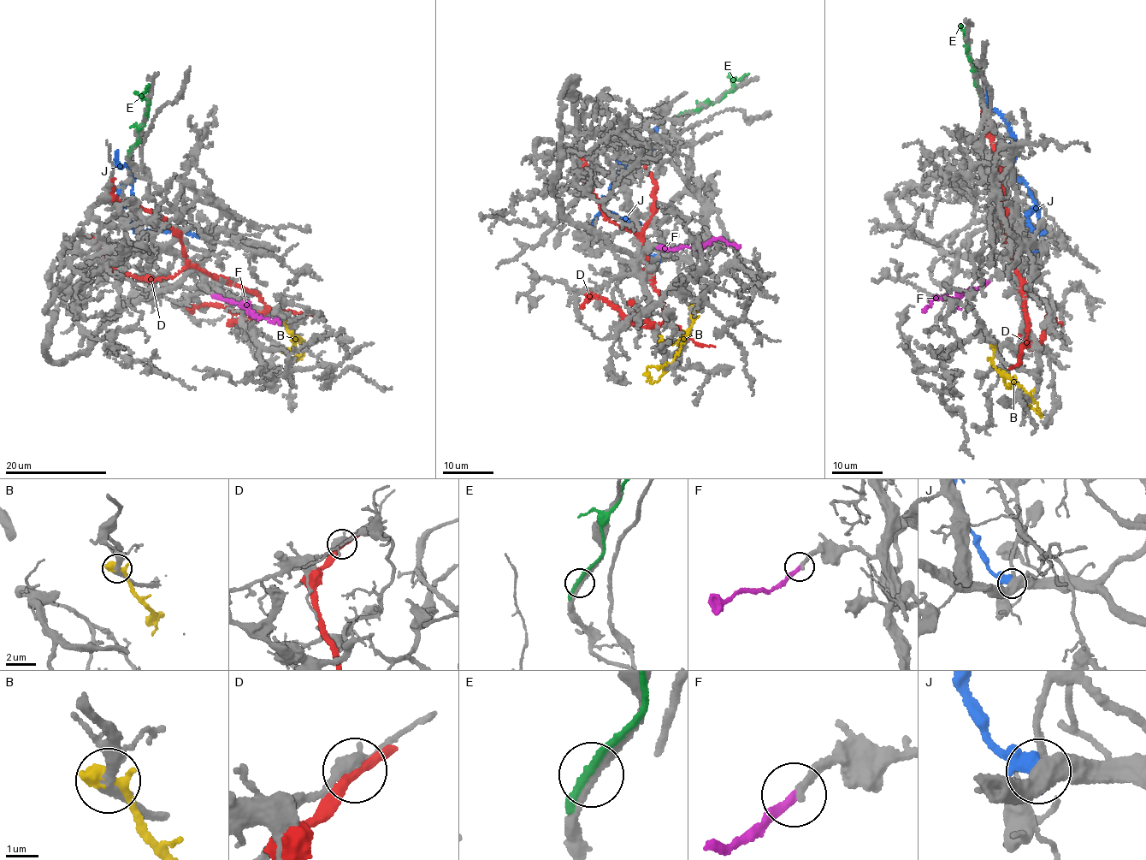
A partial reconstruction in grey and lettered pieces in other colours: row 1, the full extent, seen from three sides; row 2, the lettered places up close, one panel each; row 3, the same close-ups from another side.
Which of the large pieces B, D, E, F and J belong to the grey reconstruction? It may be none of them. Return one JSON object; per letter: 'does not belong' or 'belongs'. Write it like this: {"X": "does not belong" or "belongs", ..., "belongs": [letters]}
{"B": "does not belong", "D": "does not belong", "E": "does not belong", "F": "belongs", "J": "does not belong", "belongs": ["F"]}

